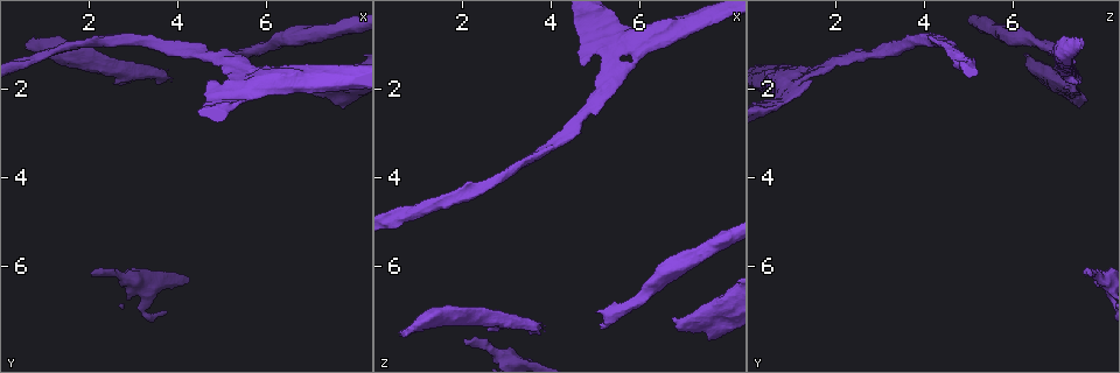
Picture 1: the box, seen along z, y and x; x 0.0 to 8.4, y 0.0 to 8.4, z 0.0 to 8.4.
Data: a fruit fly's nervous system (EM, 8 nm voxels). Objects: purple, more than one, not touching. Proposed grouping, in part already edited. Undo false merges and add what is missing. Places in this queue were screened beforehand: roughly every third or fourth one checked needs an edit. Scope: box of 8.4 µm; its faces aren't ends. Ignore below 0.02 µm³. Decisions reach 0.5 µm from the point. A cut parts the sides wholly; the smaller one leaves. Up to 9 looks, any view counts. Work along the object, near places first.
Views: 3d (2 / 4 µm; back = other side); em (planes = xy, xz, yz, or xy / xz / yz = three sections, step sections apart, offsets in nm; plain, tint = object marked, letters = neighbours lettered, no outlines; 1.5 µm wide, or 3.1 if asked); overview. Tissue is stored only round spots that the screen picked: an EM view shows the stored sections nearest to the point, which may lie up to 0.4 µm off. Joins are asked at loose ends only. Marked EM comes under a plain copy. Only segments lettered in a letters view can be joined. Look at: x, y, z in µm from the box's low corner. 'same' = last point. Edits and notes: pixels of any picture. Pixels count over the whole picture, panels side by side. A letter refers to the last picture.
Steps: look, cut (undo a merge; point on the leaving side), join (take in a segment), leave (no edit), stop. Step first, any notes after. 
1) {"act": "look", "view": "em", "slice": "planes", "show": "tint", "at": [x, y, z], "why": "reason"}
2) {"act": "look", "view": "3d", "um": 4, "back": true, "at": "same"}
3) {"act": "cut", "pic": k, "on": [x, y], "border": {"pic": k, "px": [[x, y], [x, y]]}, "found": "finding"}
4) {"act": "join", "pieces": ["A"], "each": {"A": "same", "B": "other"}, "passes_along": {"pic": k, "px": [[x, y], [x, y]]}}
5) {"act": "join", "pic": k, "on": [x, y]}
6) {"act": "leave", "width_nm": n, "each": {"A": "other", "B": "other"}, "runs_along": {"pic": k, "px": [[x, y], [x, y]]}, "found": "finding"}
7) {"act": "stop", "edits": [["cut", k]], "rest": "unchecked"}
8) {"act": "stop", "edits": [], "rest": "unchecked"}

{"act": "look", "view": "3d", "um": 4, "at": [0.55, 0.95, 7.45], "why": "branch stops here"}

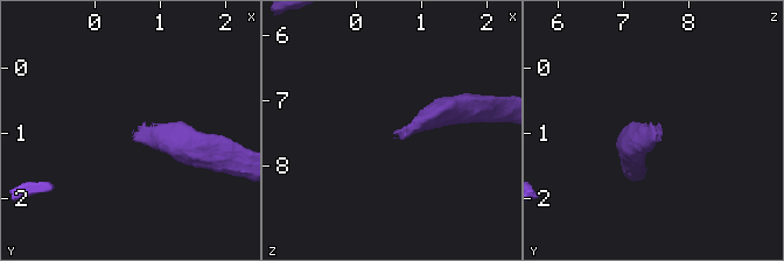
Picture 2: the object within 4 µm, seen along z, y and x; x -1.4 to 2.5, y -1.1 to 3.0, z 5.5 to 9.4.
{"act": "look", "view": "em", "slice": "xy", "step": 8, "show": "letters", "at": [0.60, 1.00, 7.50], "why": "shape alone is not enough"}

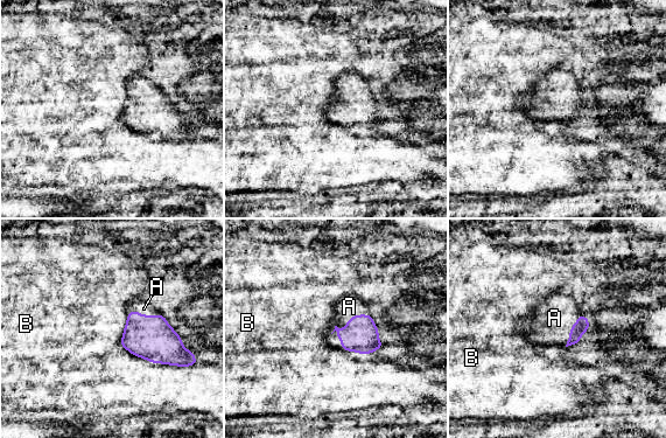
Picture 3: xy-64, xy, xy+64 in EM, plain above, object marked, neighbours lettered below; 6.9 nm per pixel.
{"act": "look", "view": "em", "slice": "yz", "step": 8, "show": "letters", "at": "same"}

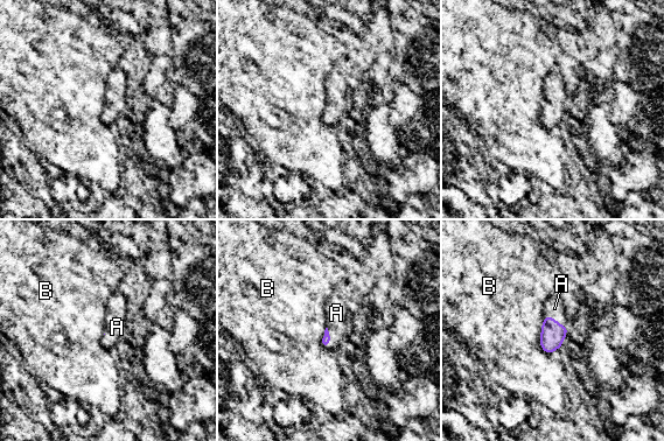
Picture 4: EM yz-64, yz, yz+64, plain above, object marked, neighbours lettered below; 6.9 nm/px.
{"act": "join", "pic": 4, "on": [554, 308], "longest_contact_nm": ["B", 280], "each": {"A": "same", "B": "other"}, "found": "it goes on there"}

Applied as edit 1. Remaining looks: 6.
{"act": "look", "view": "overview", "why": "redraw"}

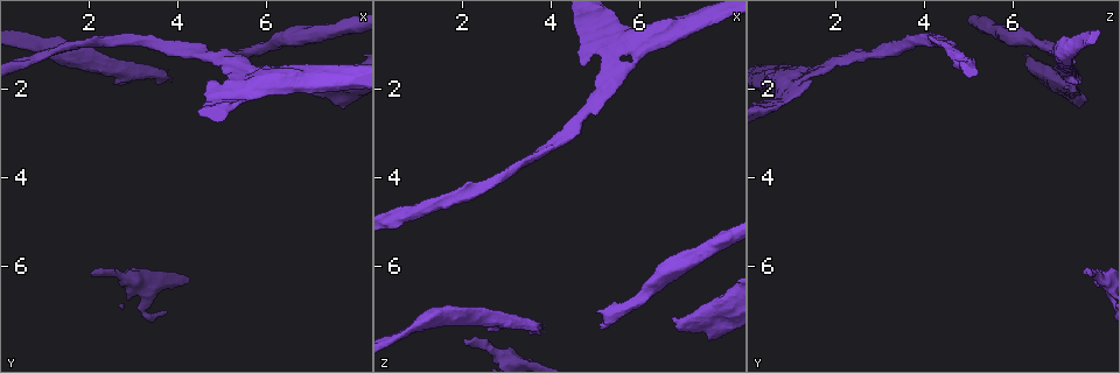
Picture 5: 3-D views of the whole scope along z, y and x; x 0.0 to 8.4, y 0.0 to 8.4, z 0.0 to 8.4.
{"act": "look", "view": "em", "slice": "planes", "show": "letters", "at": [5.15, 1.45, 7.45], "why": "an open end"}

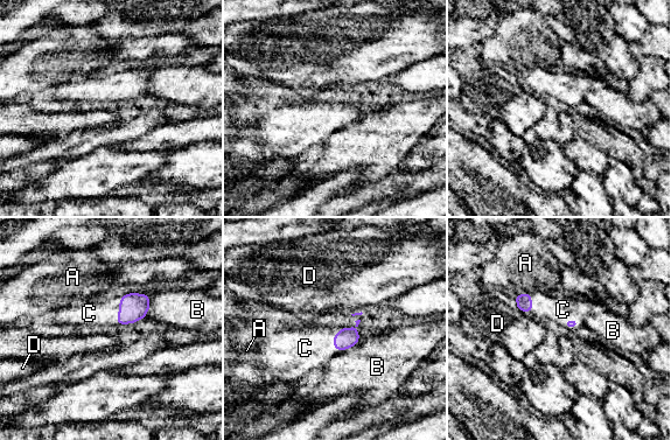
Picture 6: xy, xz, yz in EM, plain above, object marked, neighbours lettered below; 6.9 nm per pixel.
{"act": "join", "pic": 6, "on": [563, 309], "each": {"A": "other", "B": "other", "C": "same", "D": "other"}, "passes_along": {"pic": 6, "px": [[572, 323], [572, 319], [563, 309]]}, "found": "it goes on there"}

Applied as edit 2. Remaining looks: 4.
{"act": "look", "view": "em", "slice": "yz", "step": 8, "show": "tint", "at": [7.55, 2.30, 7.65], "why": "thick end"}

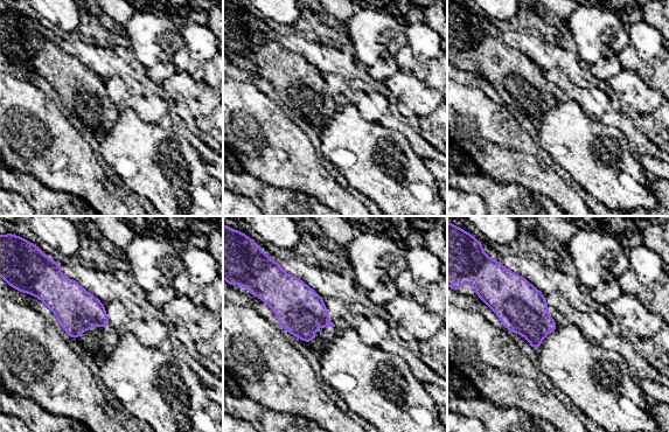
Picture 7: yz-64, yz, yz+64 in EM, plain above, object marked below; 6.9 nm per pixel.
{"act": "look", "view": "em", "slice": "planes", "show": "tint", "at": "same"}

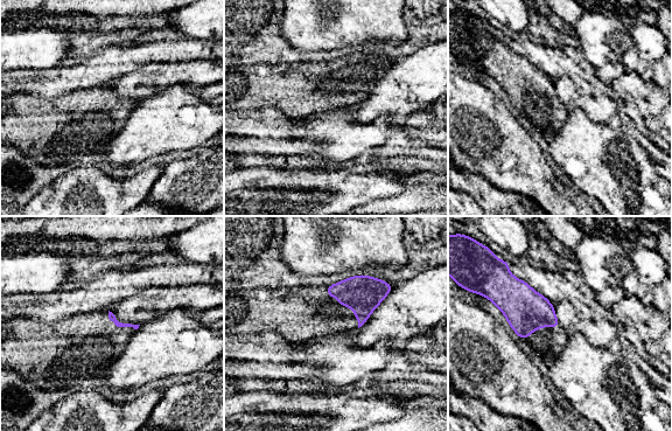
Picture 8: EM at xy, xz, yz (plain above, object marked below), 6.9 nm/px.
{"act": "look", "view": "em", "slice": "planes", "show": "letters", "at": "same"}

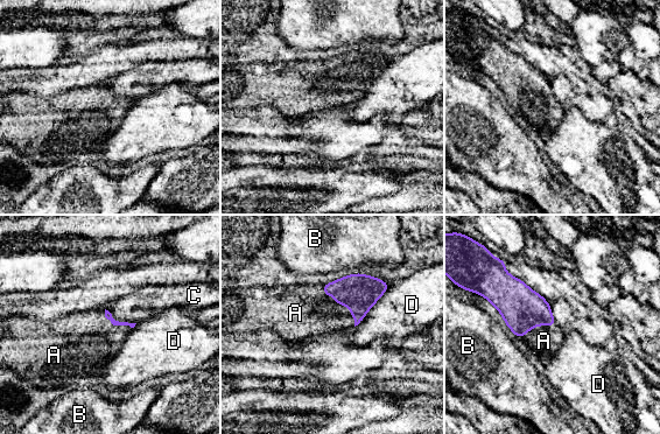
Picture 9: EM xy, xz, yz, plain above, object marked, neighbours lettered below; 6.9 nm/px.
{"act": "join", "pic": 9, "on": [306, 310], "longest_contact_nm": ["D", 380], "each": {"A": "same", "B": "other", "C": "other", "D": "other"}, "passes_along": {"pic": 9, "px": [[359, 292], [341, 303], [306, 310]]}, "found": "the cell continues"}

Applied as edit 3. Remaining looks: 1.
{"act": "stop", "edits": [["join", 4], ["join", 6], ["join", 9]], "rest": "unchecked"}

